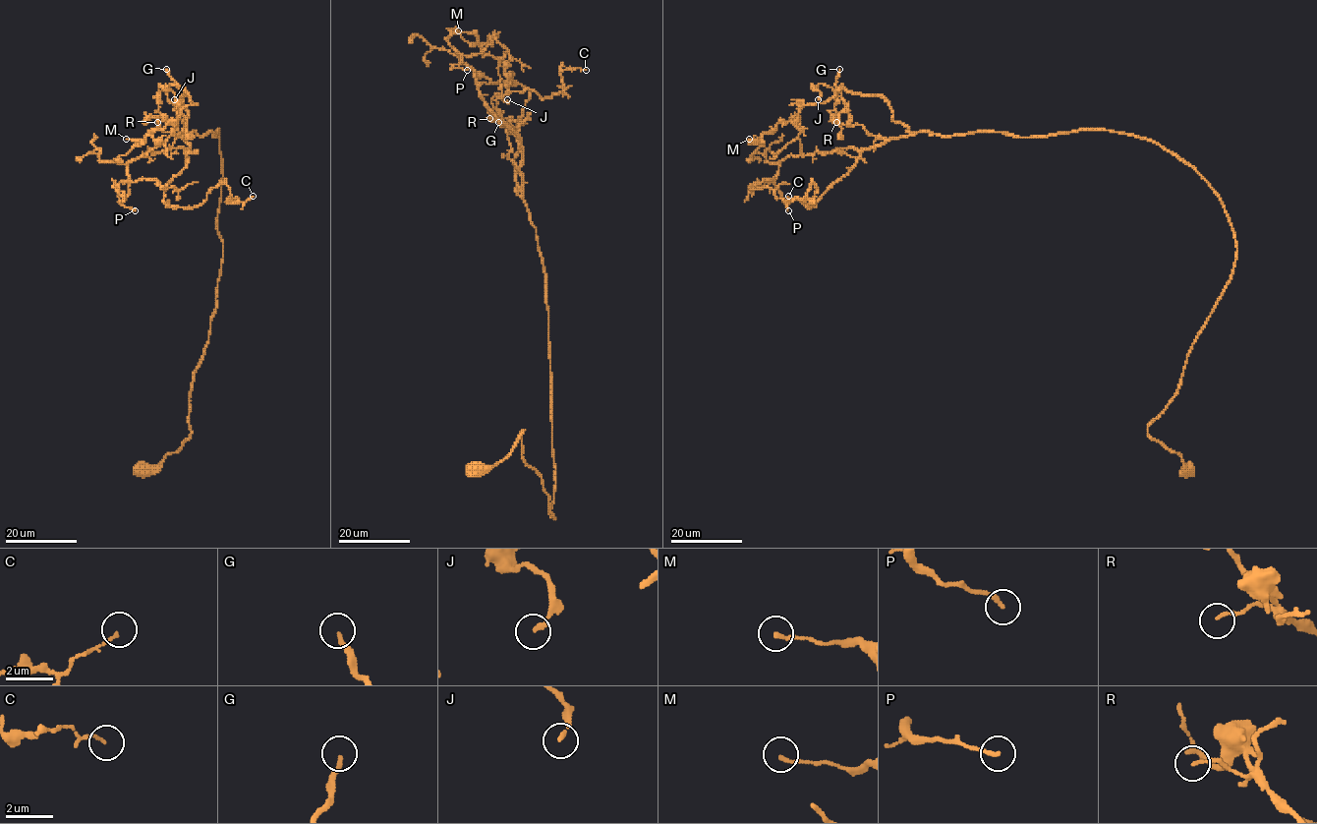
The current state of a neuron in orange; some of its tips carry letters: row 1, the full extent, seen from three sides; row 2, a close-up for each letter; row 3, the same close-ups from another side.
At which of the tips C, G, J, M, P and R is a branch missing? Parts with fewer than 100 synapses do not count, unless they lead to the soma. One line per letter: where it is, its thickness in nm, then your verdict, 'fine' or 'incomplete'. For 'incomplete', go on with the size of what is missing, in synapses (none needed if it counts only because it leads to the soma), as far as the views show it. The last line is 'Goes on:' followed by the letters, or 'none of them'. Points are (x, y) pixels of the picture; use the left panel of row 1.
C: at (253, 196); 110 nm thick; fine
G: at (166, 69); 200 nm thick; incomplete; about 250 synapses
J: at (174, 99); 160 nm thick; fine
M: at (126, 139); 150 nm thick; fine
P: at (135, 210); 170 nm thick; fine
R: at (157, 122); 140 nm thick; fine
Goes on: G

